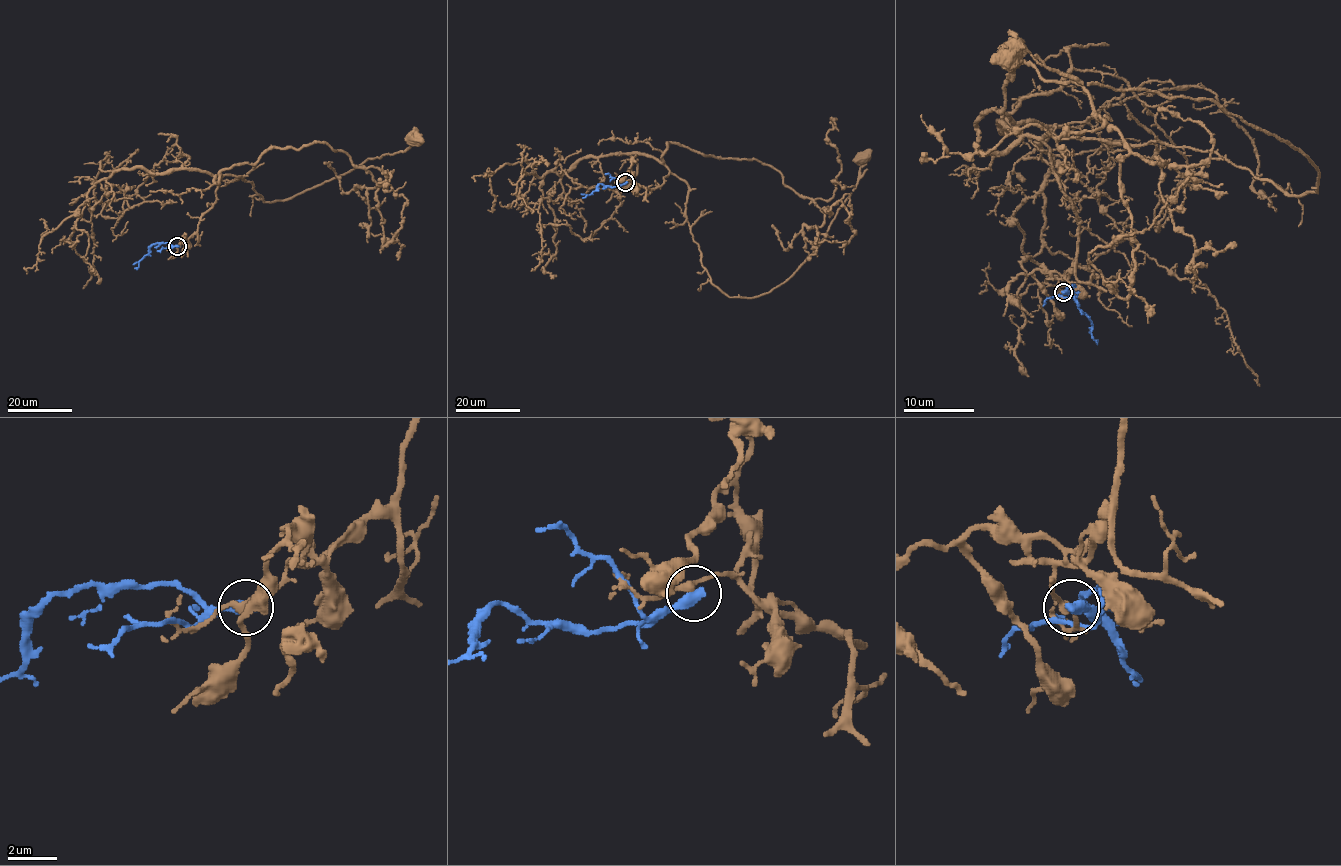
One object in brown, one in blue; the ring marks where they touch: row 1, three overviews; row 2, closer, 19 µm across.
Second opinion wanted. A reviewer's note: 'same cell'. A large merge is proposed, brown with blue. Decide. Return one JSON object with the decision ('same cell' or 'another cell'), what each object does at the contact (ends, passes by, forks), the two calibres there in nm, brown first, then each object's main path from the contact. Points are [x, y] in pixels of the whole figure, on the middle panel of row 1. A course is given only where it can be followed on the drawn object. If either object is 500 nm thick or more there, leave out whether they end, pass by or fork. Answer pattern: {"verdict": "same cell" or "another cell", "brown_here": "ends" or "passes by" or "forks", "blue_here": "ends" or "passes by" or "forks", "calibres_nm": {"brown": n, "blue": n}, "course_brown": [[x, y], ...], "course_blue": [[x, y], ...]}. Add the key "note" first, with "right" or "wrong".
{"note": "wrong", "verdict": "another cell", "brown_here": "passes by", "blue_here": "ends", "calibres_nm": {"brown": 240, "blue": 480}, "course_brown": [[626, 182], [684, 181], [701, 265], [729, 297], [755, 297], [816, 248], [861, 159]], "course_blue": [[626, 182], [616, 187], [601, 183], [582, 198]]}

